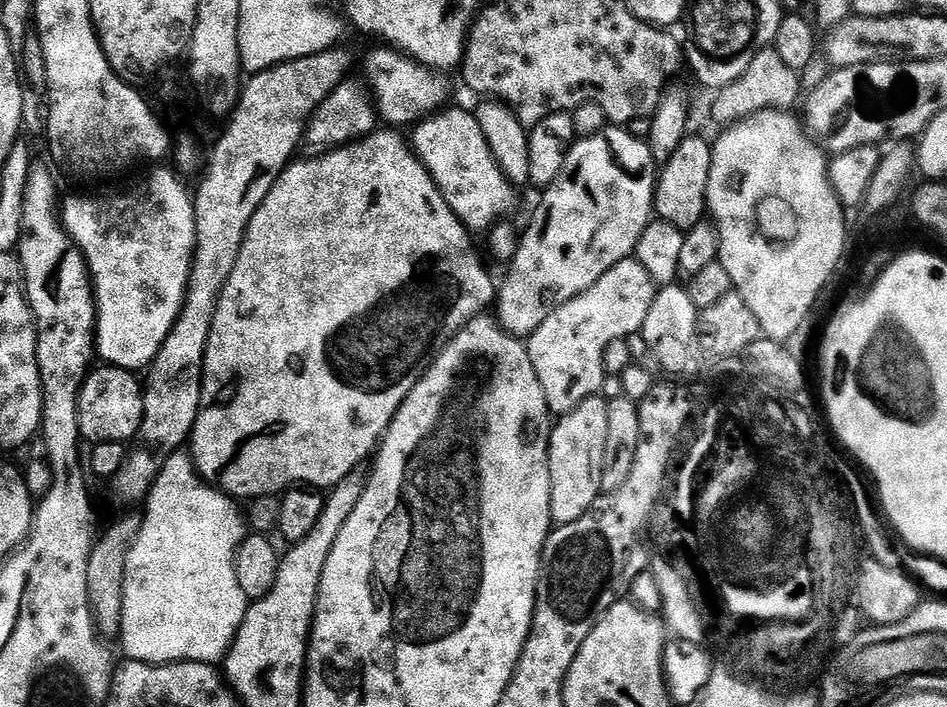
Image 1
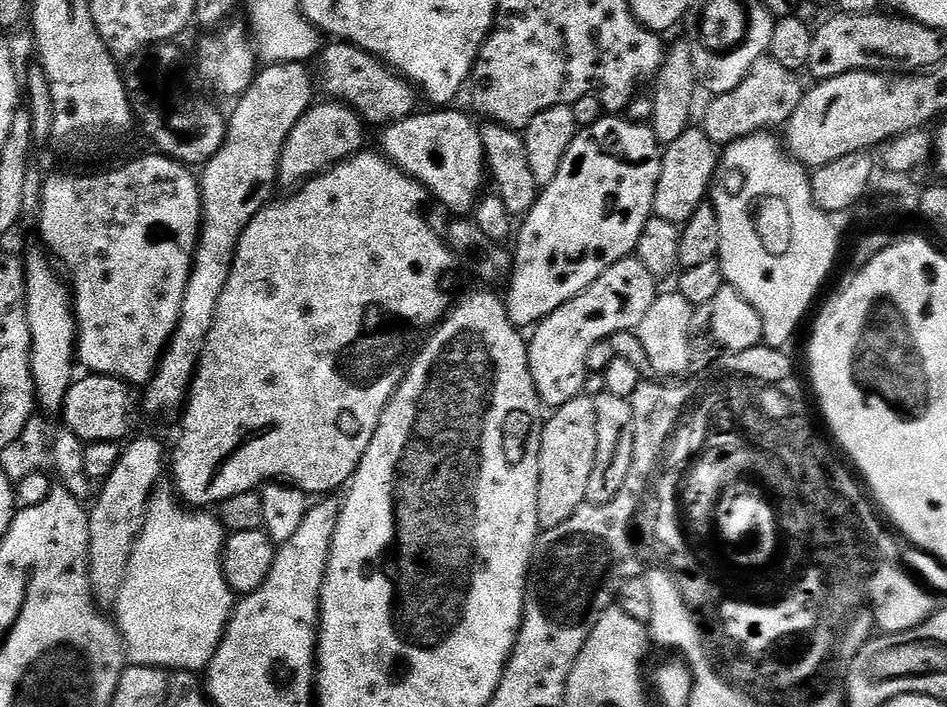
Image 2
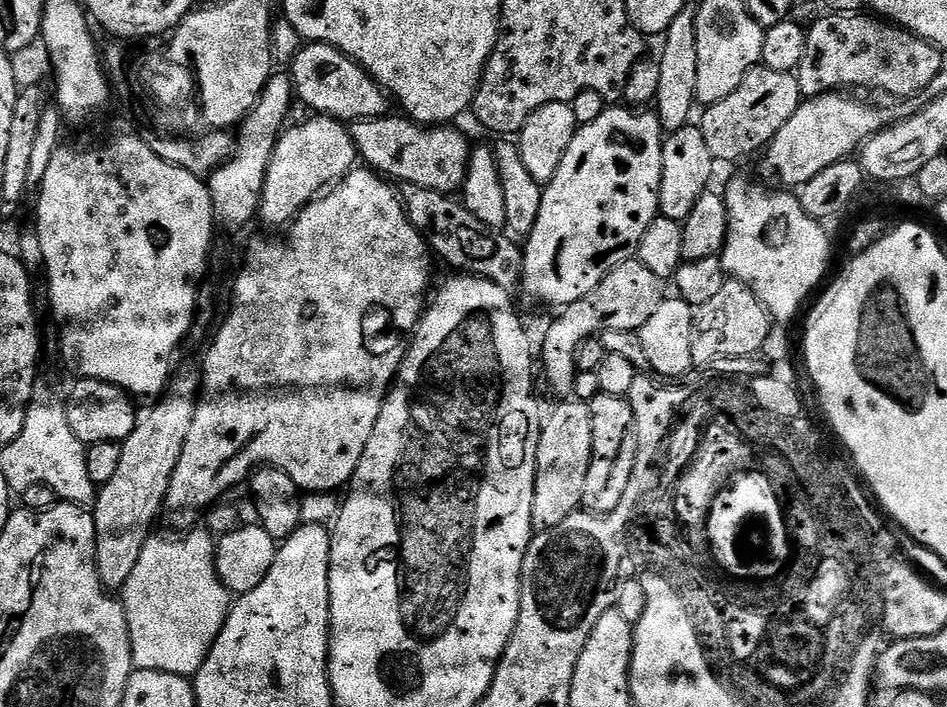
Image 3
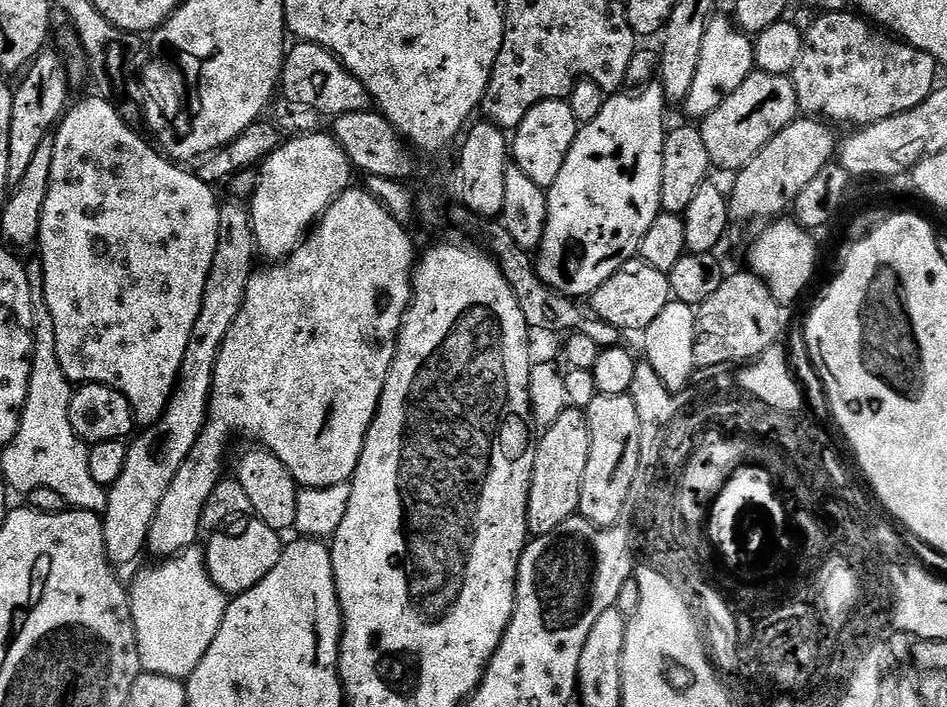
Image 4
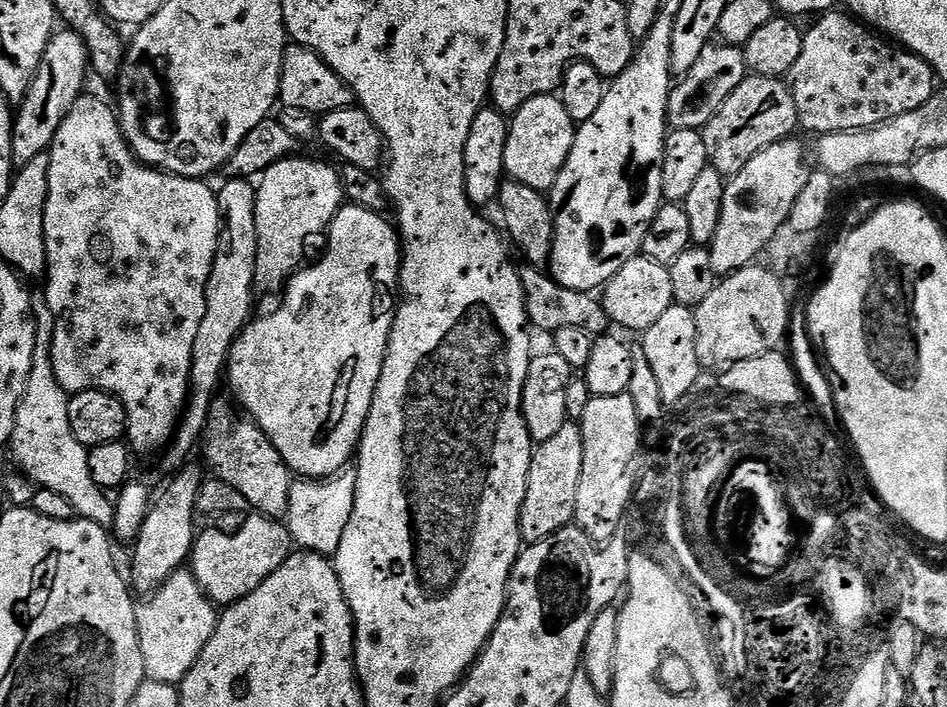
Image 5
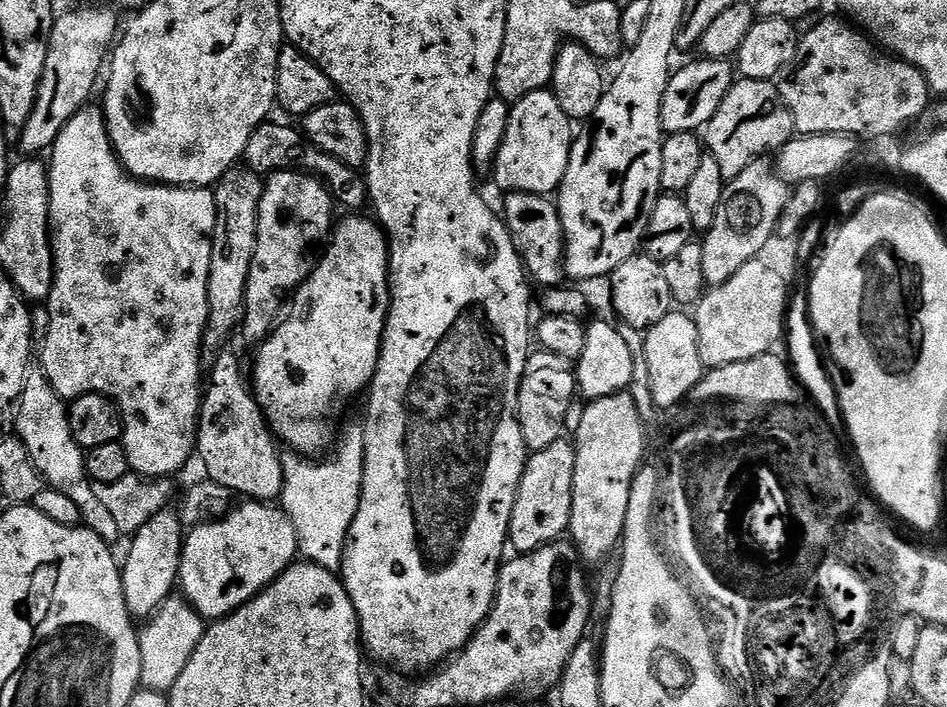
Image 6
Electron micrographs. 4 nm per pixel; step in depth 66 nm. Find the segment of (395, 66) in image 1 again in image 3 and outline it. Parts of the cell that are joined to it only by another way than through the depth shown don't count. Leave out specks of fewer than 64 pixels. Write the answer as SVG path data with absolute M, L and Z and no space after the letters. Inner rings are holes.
M308 42L291 57L292 72L290 79L294 96L313 113L332 116L335 120L355 122L358 120L377 120L379 116L389 115L390 97L381 88L377 80L361 66L357 60L351 60L339 48L329 44Z

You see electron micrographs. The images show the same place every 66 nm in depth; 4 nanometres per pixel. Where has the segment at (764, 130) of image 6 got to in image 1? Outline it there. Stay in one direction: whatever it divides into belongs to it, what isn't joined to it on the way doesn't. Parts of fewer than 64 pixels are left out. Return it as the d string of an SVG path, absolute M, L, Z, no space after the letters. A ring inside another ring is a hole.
M774 46L766 47L758 54L754 54L754 62L746 66L746 74L742 74L742 78L730 82L730 86L719 89L715 93L716 101L712 104L712 120L716 124L722 124L720 126L733 126L742 120L757 116L760 112L788 112L796 103L796 107L801 103L800 80L802 80L801 73L790 70L790 66L786 66L786 62L780 57Z

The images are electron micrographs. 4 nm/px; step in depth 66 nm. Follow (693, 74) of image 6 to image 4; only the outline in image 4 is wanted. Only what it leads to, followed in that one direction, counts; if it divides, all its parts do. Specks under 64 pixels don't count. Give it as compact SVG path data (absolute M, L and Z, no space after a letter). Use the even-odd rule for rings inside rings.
M717 14L708 21L706 38L702 38L702 54L698 58L698 71L694 74L694 86L690 86L690 94L684 100L682 111L693 121L703 121L710 115L746 78L754 71L754 40L747 32L737 28L733 19Z

